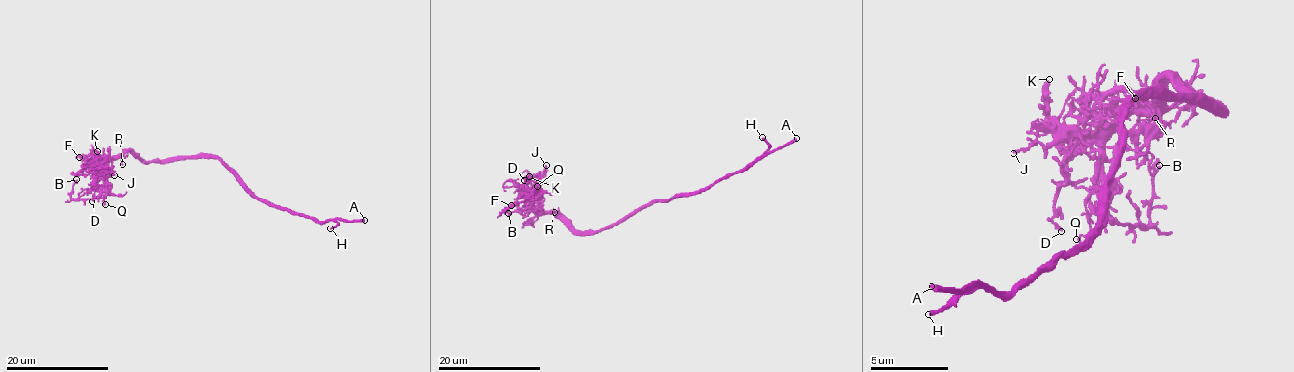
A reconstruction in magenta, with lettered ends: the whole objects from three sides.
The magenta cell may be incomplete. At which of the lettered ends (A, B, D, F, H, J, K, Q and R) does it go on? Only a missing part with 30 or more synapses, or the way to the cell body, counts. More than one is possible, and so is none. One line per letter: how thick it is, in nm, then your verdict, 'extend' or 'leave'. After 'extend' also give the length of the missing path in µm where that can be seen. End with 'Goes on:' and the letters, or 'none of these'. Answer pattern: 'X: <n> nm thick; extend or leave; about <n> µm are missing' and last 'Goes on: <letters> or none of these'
A: 360 nm thick; extend; about 70 µm are missing
B: 150 nm thick; leave
D: 120 nm thick; leave
F: 120 nm thick; leave
H: 220 nm thick; extend; about 45 µm are missing
J: 160 nm thick; leave
K: 340 nm thick; leave
Q: 150 nm thick; leave
R: 120 nm thick; leave
Goes on: A, H

